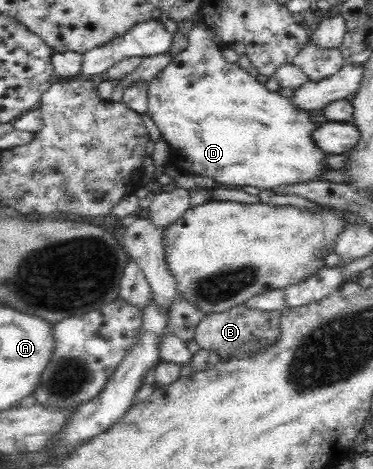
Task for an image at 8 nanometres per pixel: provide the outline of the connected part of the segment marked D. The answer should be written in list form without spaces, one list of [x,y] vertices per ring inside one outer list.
[[[200,22],[187,33],[190,37],[188,46],[179,54],[172,56],[170,64],[166,65],[156,77],[148,81],[148,104],[145,114],[147,114],[156,124],[162,140],[168,143],[170,150],[169,162],[179,168],[183,174],[198,175],[213,179],[220,186],[256,186],[260,190],[278,189],[281,187],[293,186],[297,183],[311,183],[320,181],[320,172],[326,172],[322,162],[326,154],[320,148],[313,144],[312,132],[316,128],[316,122],[312,116],[308,116],[305,110],[298,109],[292,100],[284,98],[278,91],[269,91],[266,85],[262,85],[254,76],[247,73],[247,69],[241,68],[236,62],[228,62],[222,55],[222,48],[215,46],[211,42],[211,35],[206,27]]]

